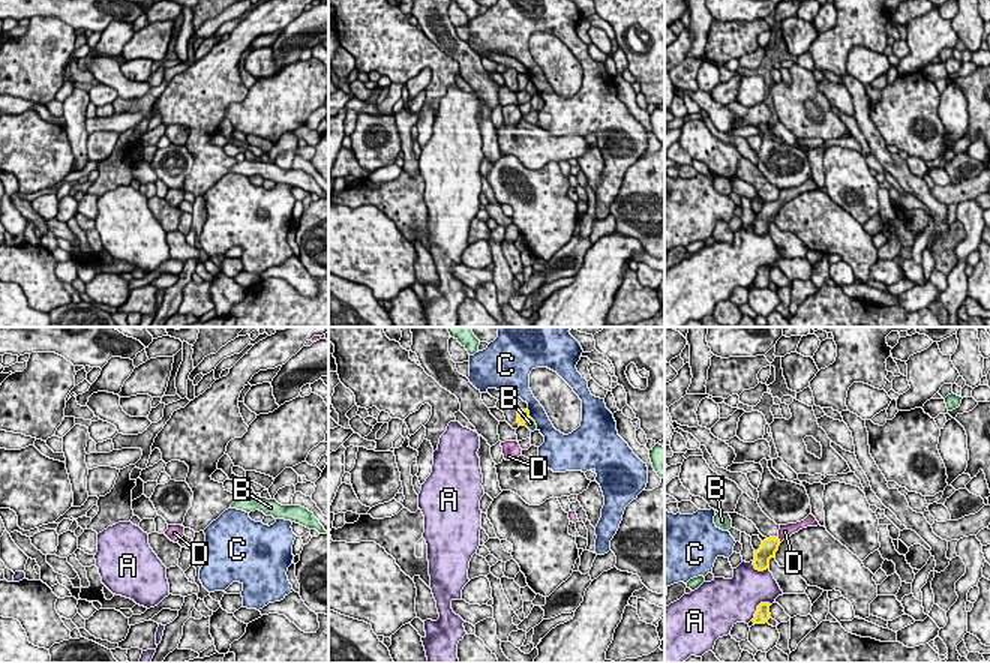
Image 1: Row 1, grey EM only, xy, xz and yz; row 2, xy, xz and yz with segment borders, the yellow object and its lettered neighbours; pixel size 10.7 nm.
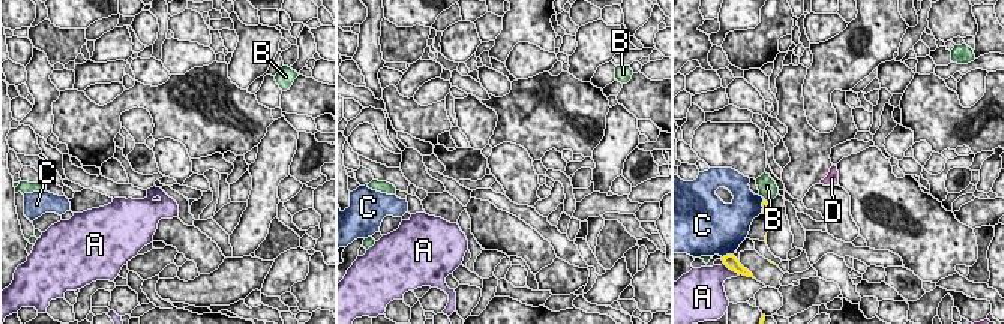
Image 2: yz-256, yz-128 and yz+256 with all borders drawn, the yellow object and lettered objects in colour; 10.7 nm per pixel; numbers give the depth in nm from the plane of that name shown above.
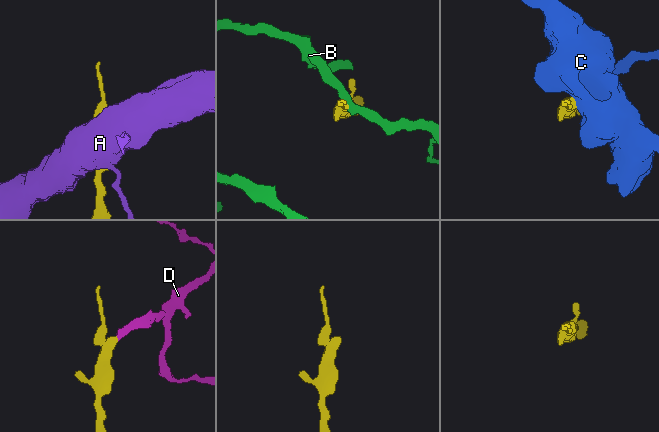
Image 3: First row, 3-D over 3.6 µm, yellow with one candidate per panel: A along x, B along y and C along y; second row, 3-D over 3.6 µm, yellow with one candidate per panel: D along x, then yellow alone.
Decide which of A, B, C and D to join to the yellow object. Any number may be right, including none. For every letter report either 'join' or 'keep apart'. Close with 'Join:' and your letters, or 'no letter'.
A: keep apart
B: keep apart
C: keep apart
D: join
Join: D

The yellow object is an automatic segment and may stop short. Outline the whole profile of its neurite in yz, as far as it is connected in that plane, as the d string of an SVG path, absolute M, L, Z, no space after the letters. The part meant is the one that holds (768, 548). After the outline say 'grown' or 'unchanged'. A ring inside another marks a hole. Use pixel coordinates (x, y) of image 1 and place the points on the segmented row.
M808 514L804 520L796 524L780 525L778 536L765 538L760 548L754 552L754 568L759 572L770 568L770 560L776 556L776 552L778 550L778 546L783 540L786 540L788 537L790 537L802 528L818 525L819 522L813 514Z; grown

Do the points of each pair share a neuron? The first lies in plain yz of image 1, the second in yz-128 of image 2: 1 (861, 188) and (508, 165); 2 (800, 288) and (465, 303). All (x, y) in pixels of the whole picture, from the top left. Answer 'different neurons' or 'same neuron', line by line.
1: same neuron
2: same neuron

